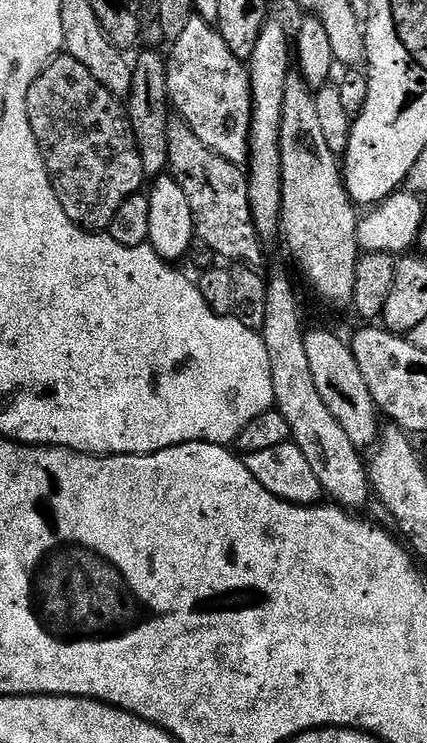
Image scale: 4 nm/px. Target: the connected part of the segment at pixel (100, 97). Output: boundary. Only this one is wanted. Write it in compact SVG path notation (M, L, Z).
M60 54L30 86L26 115L28 128L40 147L40 157L48 171L48 183L52 185L64 213L77 228L89 234L103 233L108 227L111 229L120 209L146 183L140 147L136 145L136 133L126 115L125 105L92 77L89 68L72 56Z

